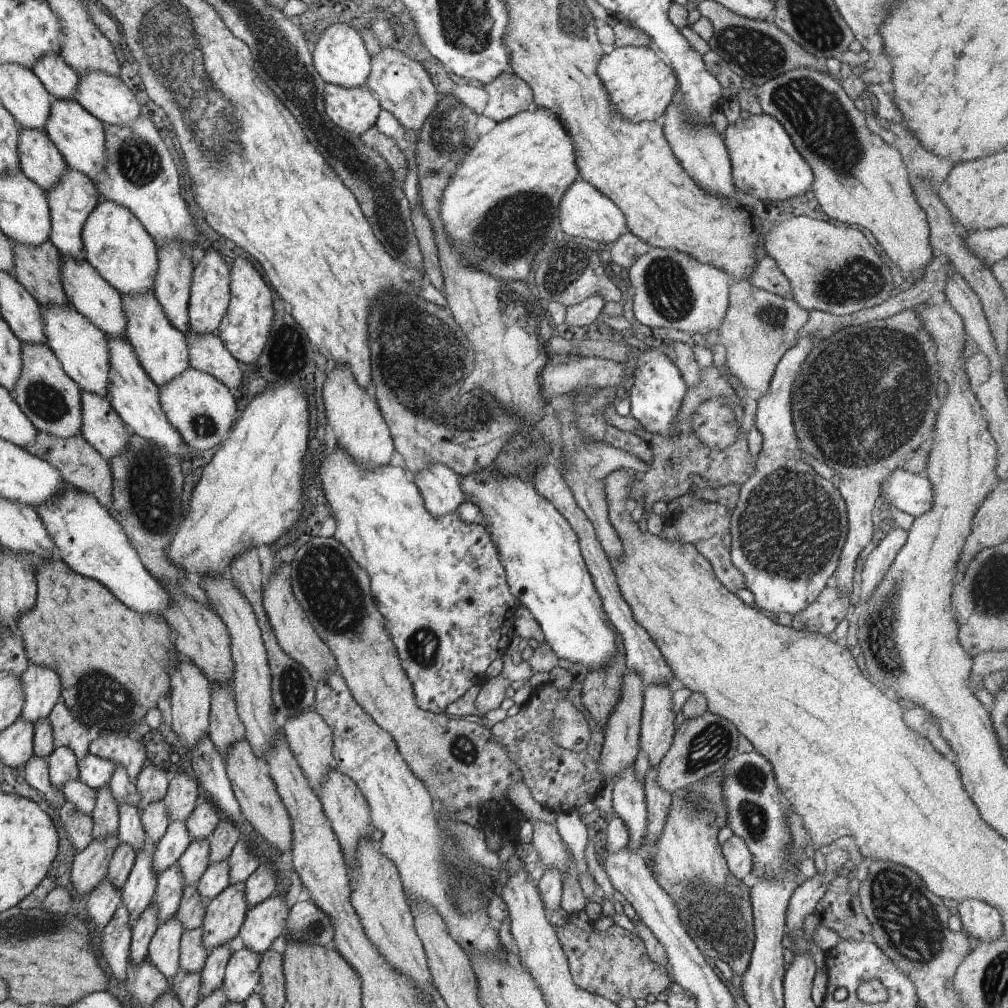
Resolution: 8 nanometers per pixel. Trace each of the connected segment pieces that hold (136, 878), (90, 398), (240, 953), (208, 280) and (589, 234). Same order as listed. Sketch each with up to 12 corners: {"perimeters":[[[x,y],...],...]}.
{"perimeters":[[[146,838],[121,888],[134,926],[155,896],[156,842]],[[82,391],[80,434],[108,461],[131,436],[102,395]],[[239,945],[225,968],[229,1002],[244,1002],[261,982],[261,955]],[[218,252],[196,263],[195,333],[217,332],[231,299],[230,264]],[[581,176],[564,191],[564,235],[603,245],[627,232],[622,211]]]}

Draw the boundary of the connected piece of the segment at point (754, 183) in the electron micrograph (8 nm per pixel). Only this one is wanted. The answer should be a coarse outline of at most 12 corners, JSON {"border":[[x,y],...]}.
{"border":[[769,114],[726,127],[733,181],[756,200],[788,200],[814,177]]}

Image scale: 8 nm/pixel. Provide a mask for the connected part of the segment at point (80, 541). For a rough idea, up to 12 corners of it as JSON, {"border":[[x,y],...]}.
{"border":[[67,485],[37,511],[73,571],[142,614],[168,590],[93,494]]}

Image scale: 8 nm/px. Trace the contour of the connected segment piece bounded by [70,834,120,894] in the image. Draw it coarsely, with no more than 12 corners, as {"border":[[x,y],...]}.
{"border":[[117,834],[93,838],[70,869],[76,892],[106,876]]}

